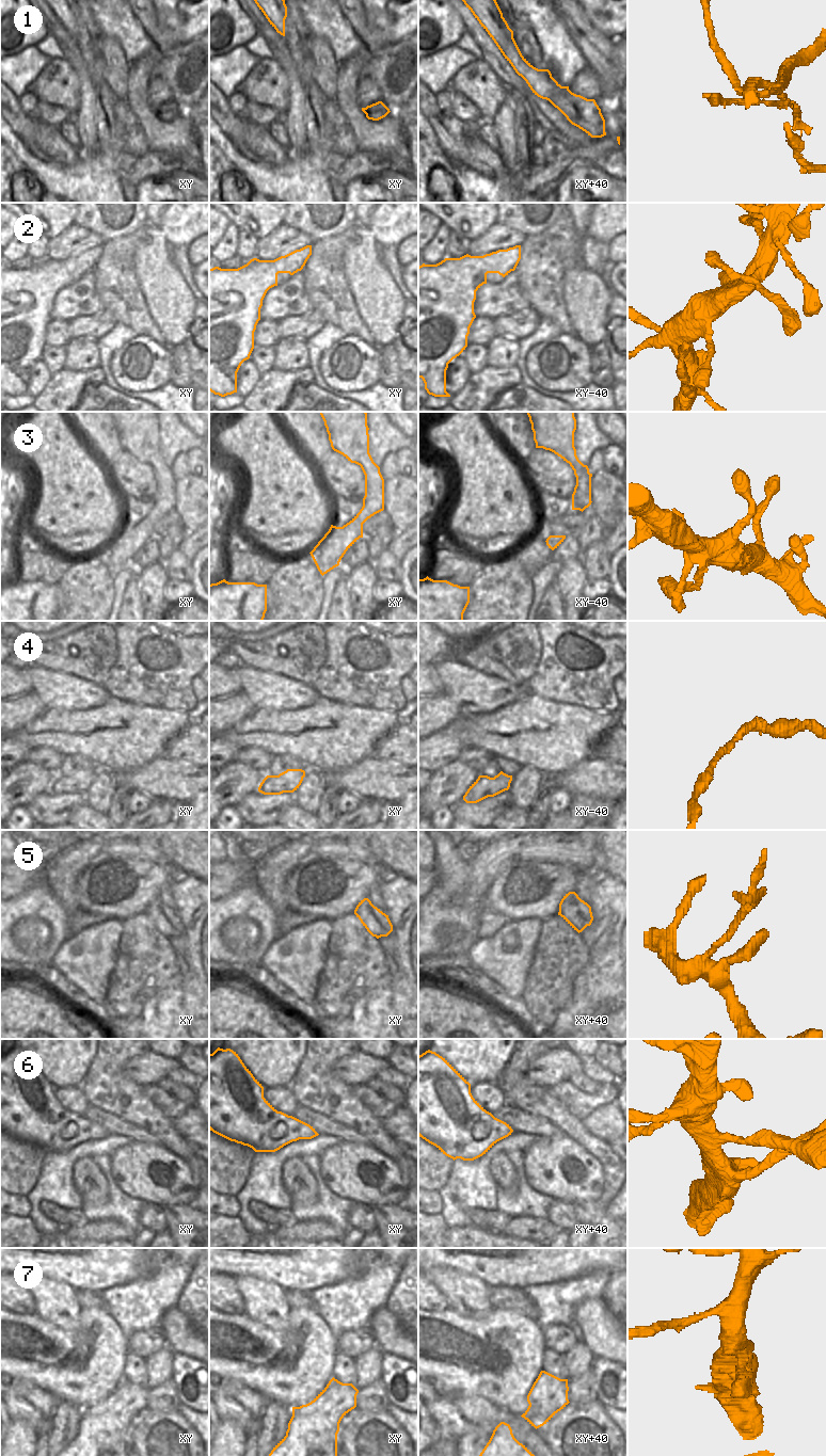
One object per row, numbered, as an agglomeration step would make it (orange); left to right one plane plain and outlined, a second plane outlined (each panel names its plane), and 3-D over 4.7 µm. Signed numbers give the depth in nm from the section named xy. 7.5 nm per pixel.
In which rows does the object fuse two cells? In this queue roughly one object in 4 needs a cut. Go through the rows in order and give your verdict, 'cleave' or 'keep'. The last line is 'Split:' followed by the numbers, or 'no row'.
1: cleave
2: keep
3: keep
4: keep
5: cleave
6: keep
7: keep
Split: 1, 5

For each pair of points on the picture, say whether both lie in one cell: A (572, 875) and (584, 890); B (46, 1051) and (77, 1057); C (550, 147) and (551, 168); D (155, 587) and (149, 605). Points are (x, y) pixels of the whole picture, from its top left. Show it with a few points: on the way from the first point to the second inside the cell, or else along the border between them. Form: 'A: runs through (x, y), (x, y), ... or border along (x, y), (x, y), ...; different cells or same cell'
A: border along (578, 870), (576, 885), (573, 891); different cells
B: runs through (53, 1051), (69, 1051); same cell
C: runs through (551, 153), (551, 162); same cell
D: runs through (153, 591), (153, 601); same cell

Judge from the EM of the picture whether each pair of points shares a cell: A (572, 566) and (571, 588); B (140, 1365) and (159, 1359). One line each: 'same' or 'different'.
A: same
B: different

